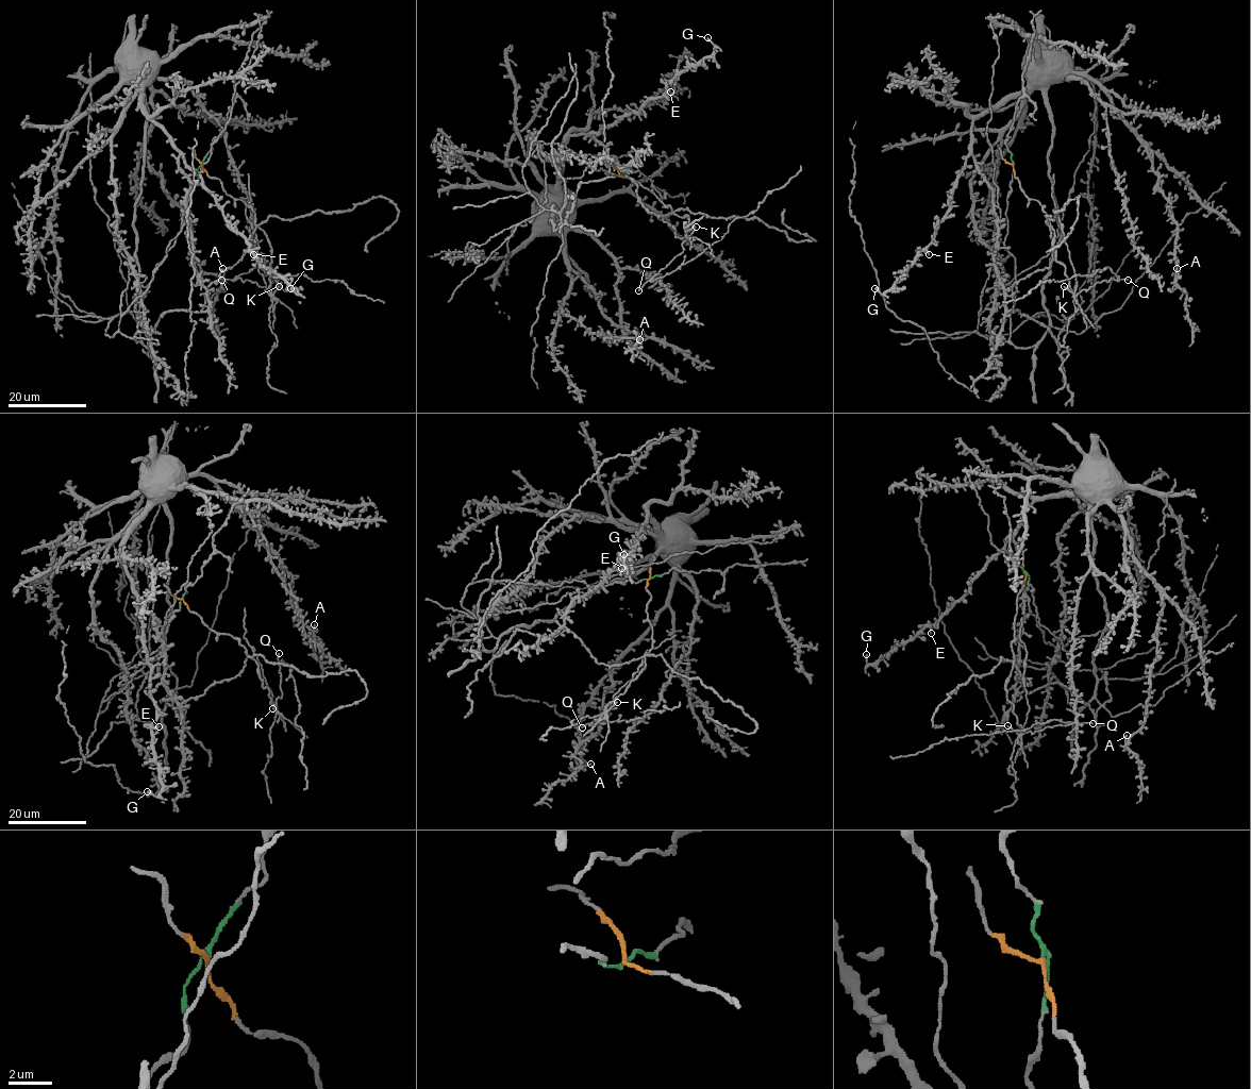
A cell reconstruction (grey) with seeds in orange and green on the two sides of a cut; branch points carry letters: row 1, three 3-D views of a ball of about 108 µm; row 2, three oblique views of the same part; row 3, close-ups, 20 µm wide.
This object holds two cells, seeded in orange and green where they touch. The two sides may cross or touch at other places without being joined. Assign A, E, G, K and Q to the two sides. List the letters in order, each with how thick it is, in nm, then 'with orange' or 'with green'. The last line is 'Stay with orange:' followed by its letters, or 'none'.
A: 200 nm | with green
E: 150 nm | with green
G: 460 nm | with green
K: 190 nm | with orange
Q: 140 nm | with orange
Stay with orange: K, Q

